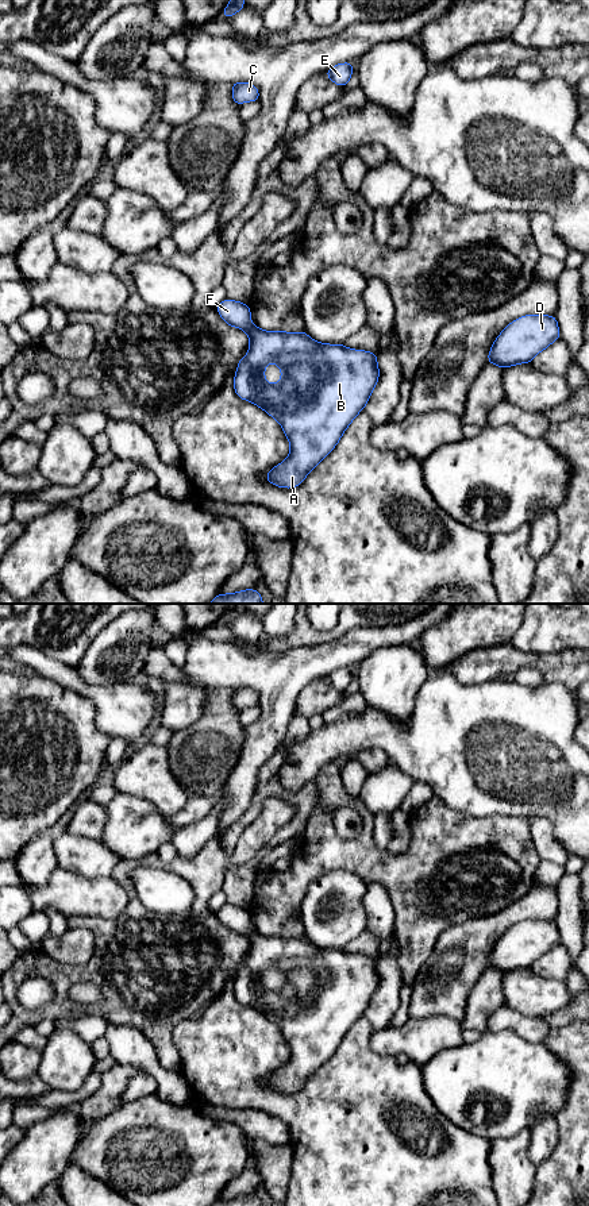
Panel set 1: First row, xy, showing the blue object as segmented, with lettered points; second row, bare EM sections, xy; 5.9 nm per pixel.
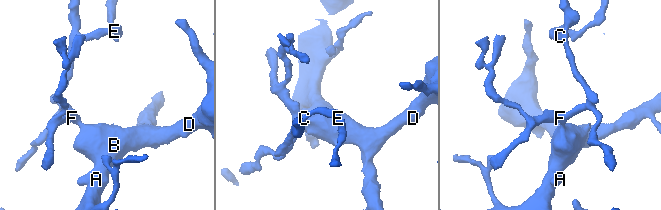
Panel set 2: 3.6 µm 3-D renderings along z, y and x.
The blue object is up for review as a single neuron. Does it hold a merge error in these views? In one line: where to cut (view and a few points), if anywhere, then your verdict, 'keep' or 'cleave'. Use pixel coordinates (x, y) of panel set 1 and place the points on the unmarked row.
no cut | keep

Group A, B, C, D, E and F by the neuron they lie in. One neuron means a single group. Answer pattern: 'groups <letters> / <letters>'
groups A B C D E F

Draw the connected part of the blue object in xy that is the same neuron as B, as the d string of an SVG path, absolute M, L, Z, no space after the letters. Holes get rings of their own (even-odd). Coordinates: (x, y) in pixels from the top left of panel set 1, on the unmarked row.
M228 902L216 916L230 932L246 936L250 944L249 958L239 964L234 982L236 1001L277 1025L290 1048L289 1061L265 1083L278 1093L296 1093L332 1056L346 1033L363 1016L380 982L377 959L315 947L305 936L262 936L251 929L249 910ZM267 968L280 971L282 982L277 989L270 990L265 985Z

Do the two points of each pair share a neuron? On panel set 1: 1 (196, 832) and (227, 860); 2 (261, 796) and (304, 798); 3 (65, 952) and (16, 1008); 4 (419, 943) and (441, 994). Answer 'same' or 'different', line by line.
1: different
2: same
3: different
4: different

